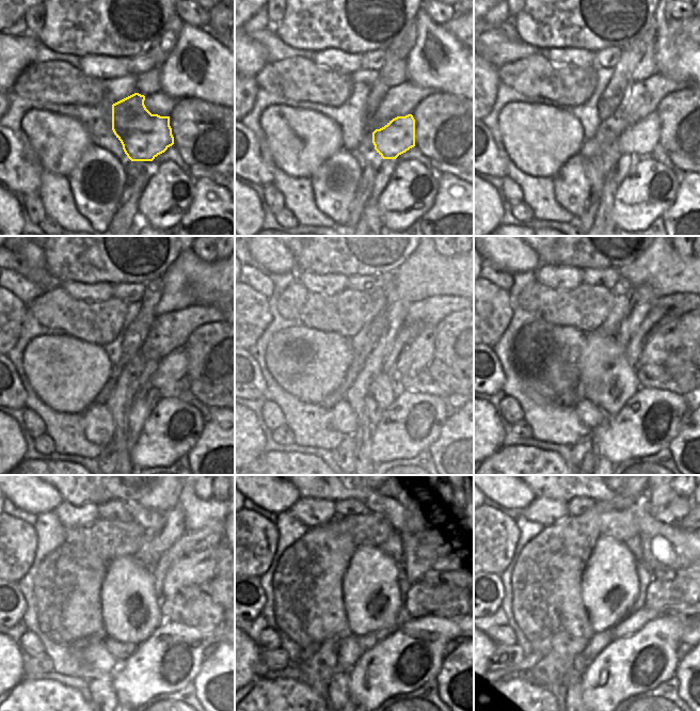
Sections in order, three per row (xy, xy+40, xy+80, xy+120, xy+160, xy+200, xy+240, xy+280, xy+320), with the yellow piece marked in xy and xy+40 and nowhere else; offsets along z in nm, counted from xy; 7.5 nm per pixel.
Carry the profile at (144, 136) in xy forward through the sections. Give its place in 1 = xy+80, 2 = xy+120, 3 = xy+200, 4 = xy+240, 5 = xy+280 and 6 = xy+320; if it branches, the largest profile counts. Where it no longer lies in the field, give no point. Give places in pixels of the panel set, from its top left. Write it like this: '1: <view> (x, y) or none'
1: xy+80 (641, 137)
2: xy+120 (171, 368)
3: xy+200 (664, 338)
4: xy+240 (193, 568)
5: xy+280 (422, 556)
6: xy+320 (659, 553)

